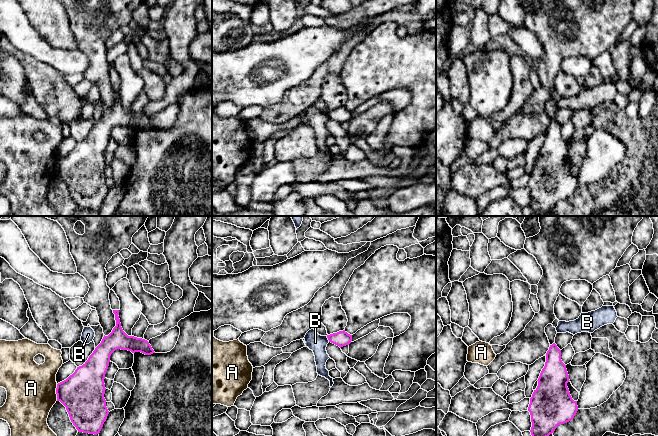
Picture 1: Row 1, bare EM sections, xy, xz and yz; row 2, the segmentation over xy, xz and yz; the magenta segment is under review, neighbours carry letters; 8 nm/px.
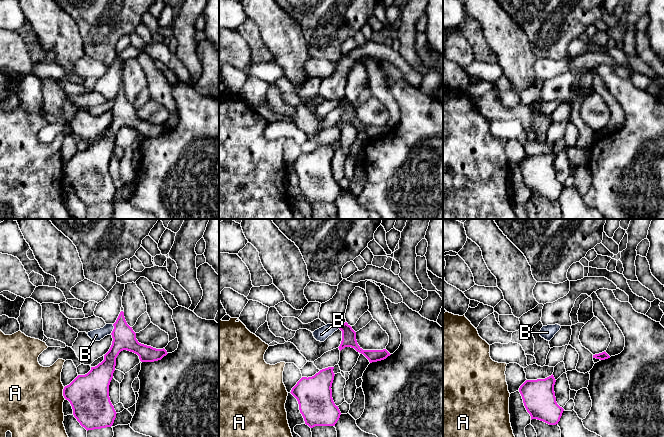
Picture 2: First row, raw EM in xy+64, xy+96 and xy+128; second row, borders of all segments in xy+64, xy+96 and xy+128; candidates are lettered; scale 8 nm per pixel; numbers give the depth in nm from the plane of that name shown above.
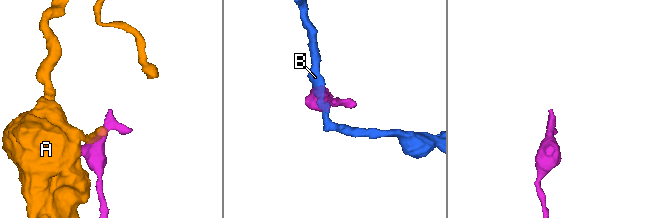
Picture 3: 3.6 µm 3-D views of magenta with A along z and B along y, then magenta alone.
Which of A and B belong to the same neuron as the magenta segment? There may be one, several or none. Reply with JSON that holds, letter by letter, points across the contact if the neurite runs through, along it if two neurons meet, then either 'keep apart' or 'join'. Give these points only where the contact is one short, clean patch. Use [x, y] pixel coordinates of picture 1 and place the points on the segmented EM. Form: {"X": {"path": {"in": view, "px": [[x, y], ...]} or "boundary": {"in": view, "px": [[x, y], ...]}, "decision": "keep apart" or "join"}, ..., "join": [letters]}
{"A": {"boundary": {"in": "xy", "px": [[57, 384], [56, 400]]}, "decision": "keep apart"}, "B": {"boundary": {"in": "xz", "px": [[326, 336], [329, 341]]}, "decision": "keep apart"}, "join": []}

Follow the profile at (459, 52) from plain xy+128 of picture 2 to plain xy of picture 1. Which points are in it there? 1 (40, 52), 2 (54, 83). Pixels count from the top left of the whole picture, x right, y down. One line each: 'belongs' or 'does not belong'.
1: does not belong
2: belongs

